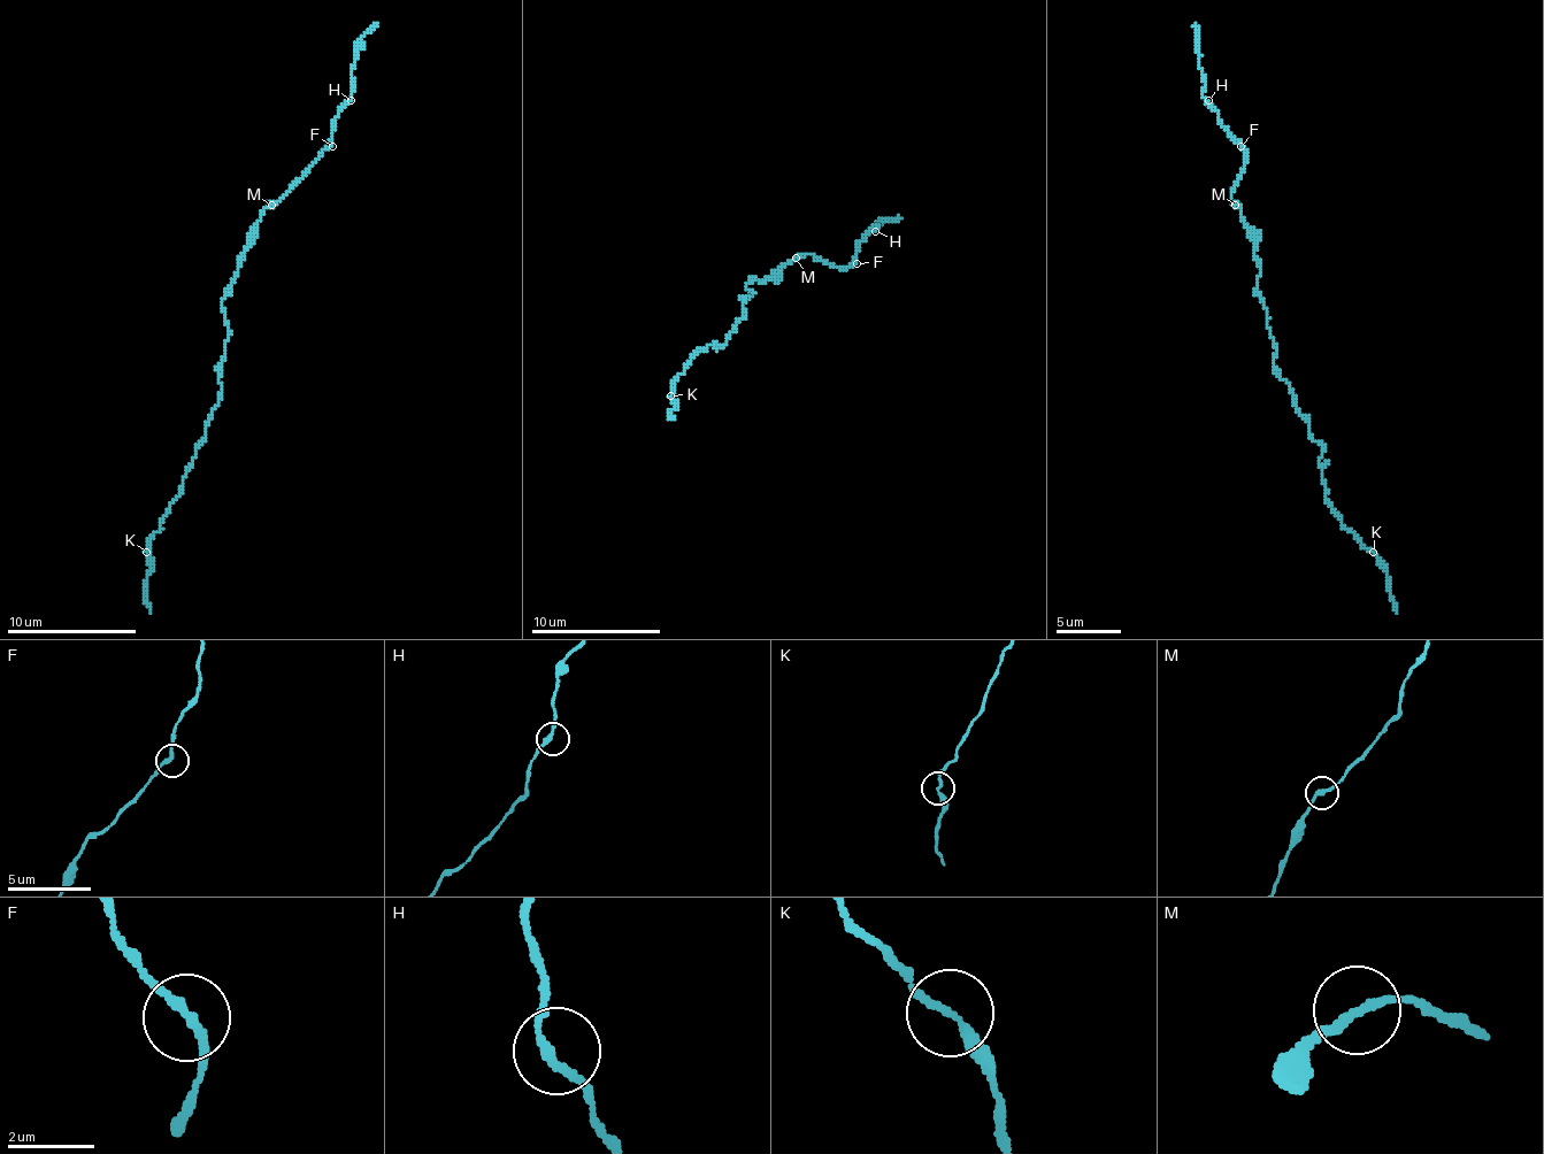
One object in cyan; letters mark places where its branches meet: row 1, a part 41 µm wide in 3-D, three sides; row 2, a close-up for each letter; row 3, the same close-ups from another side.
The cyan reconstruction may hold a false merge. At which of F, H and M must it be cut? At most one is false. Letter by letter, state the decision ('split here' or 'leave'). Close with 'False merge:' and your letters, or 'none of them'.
F: leave
H: leave
M: leave
False merge: none of them

